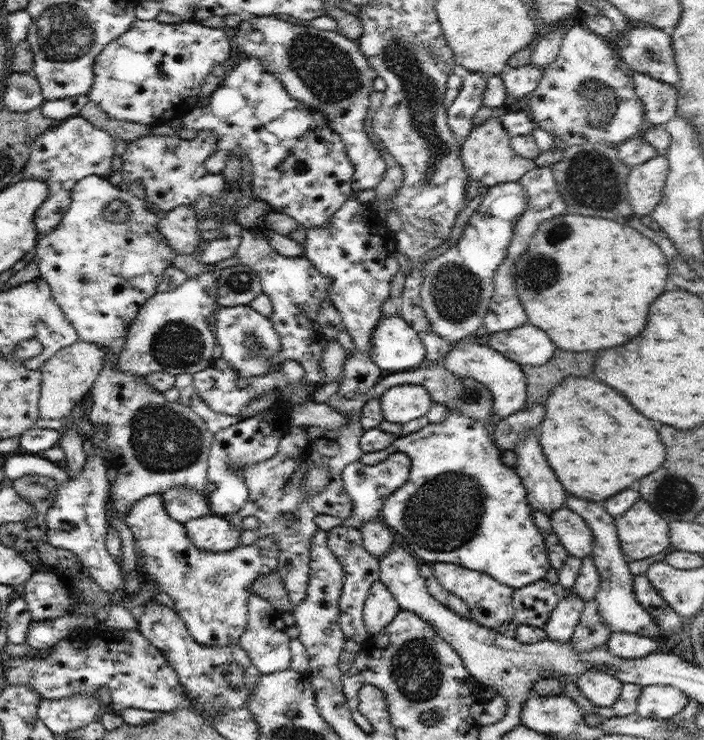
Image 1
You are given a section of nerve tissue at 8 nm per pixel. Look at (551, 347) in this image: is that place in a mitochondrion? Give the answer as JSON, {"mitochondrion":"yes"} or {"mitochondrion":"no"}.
{"mitochondrion":"no"}

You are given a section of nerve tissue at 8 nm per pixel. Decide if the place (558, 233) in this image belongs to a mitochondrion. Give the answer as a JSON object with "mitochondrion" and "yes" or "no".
{"mitochondrion":"yes"}

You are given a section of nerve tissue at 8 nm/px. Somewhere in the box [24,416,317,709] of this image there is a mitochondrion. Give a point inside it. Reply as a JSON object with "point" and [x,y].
{"point":[216,578]}

